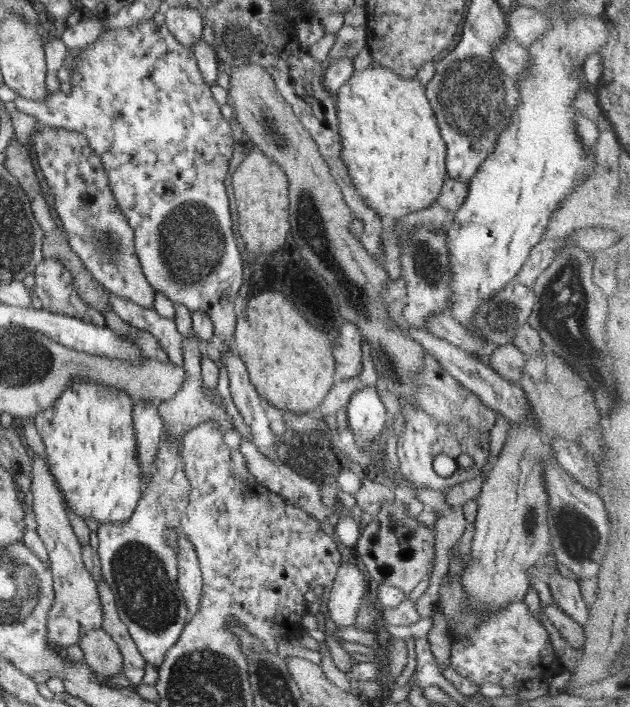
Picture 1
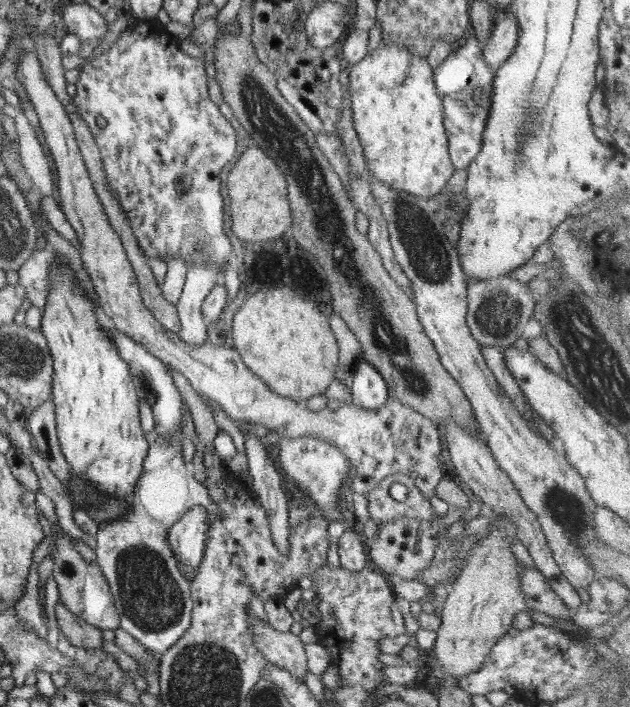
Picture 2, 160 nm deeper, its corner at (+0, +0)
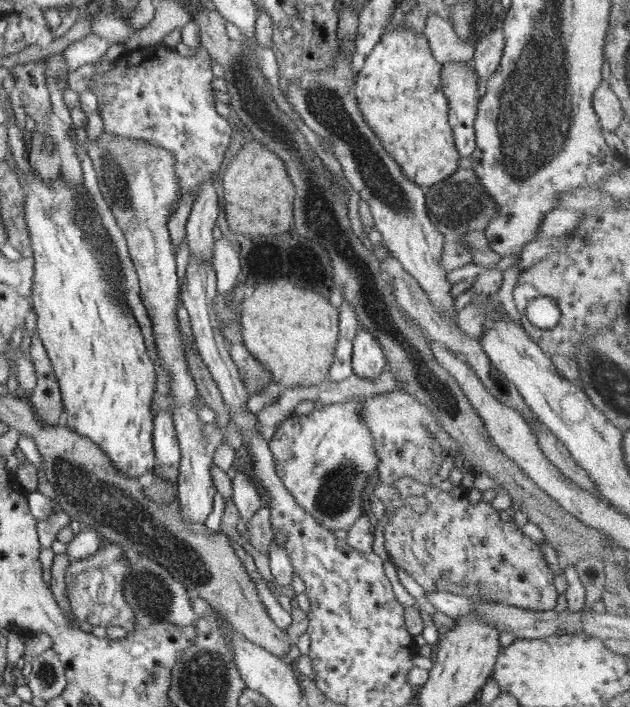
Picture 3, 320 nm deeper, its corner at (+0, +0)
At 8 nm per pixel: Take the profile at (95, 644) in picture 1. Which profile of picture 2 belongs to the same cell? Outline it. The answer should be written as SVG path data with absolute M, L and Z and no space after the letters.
M61 602L54 606L56 622L64 637L73 647L81 647L87 651L101 649L101 629L92 628L89 623L83 622L80 617L70 613Z

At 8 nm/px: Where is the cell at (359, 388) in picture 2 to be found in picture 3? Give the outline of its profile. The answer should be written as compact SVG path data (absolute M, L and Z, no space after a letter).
M358 324L357 334L353 338L351 352L352 374L357 378L375 380L386 364L381 348L375 338L369 336L367 330Z

